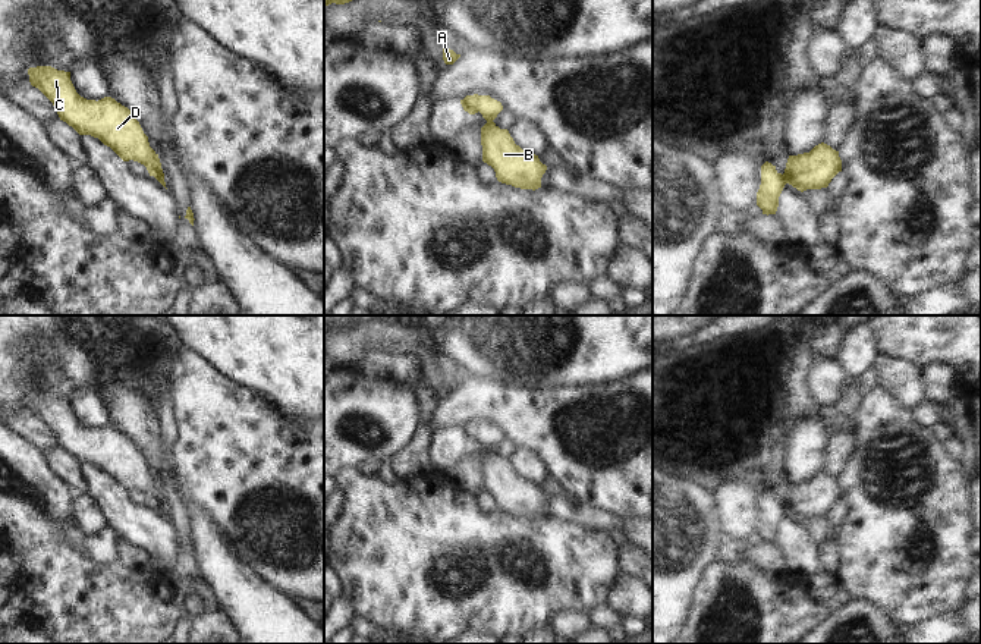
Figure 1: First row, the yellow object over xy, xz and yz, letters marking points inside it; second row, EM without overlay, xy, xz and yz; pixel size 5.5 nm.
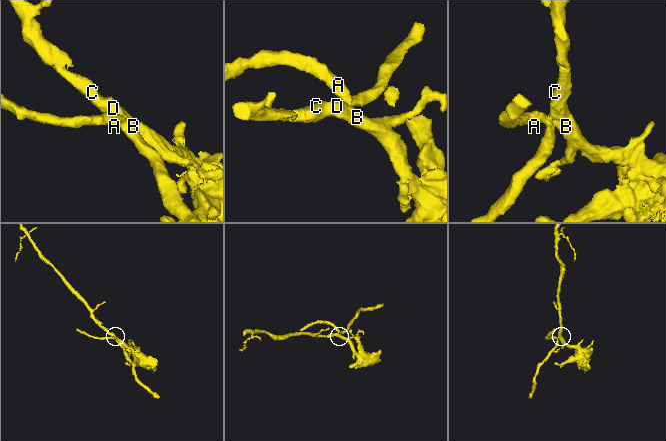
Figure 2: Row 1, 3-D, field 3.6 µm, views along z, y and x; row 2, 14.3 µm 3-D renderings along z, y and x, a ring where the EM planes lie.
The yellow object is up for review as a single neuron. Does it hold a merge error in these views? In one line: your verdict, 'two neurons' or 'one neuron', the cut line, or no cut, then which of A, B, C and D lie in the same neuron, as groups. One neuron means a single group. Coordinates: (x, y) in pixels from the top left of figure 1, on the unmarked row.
two neurons | yz (783, 502), (788, 511) | A / B C D

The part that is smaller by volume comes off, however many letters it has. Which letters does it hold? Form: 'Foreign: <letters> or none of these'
Foreign: A

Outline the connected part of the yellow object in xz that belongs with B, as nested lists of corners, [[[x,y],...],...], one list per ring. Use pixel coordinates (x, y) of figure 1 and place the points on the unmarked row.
[[[487,449],[481,456],[482,490],[491,494],[499,511],[521,518],[541,516],[547,499],[538,484],[523,480],[515,472],[507,458]]]

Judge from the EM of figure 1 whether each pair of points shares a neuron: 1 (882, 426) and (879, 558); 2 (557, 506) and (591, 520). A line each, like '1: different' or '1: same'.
1: same
2: same

